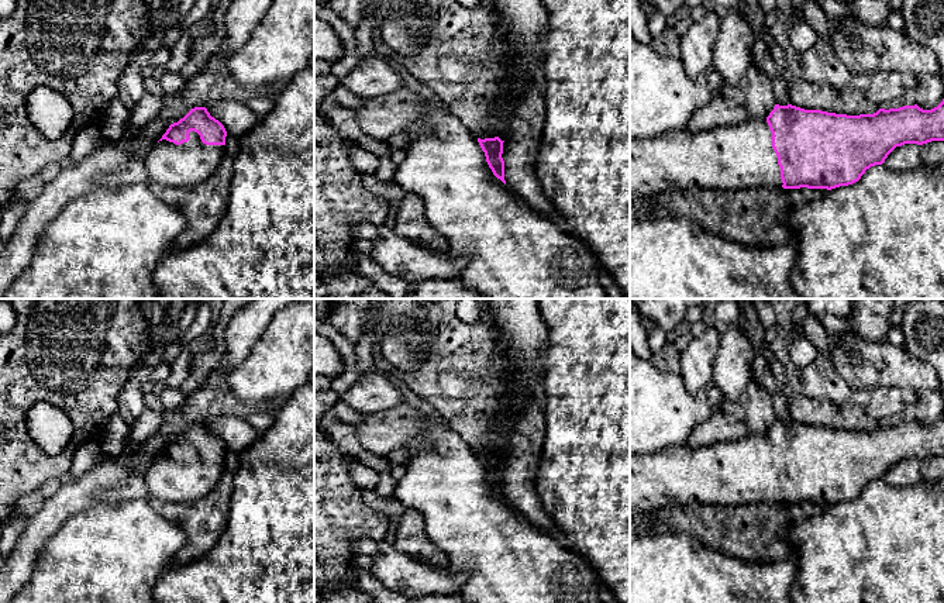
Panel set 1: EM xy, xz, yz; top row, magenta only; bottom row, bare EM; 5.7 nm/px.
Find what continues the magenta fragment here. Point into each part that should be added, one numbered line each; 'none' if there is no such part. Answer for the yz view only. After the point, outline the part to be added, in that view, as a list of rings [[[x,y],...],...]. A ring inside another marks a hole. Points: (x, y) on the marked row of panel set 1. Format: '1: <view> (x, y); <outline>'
1: yz (740, 157); [[[766,120],[630,138],[630,204],[675,189],[782,187]]]

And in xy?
1: xy (190, 164); [[[194,131],[189,132],[190,139],[180,145],[162,139],[145,156],[144,165],[149,182],[165,187],[193,187],[203,185],[217,169],[225,156],[225,145],[206,145]]]

